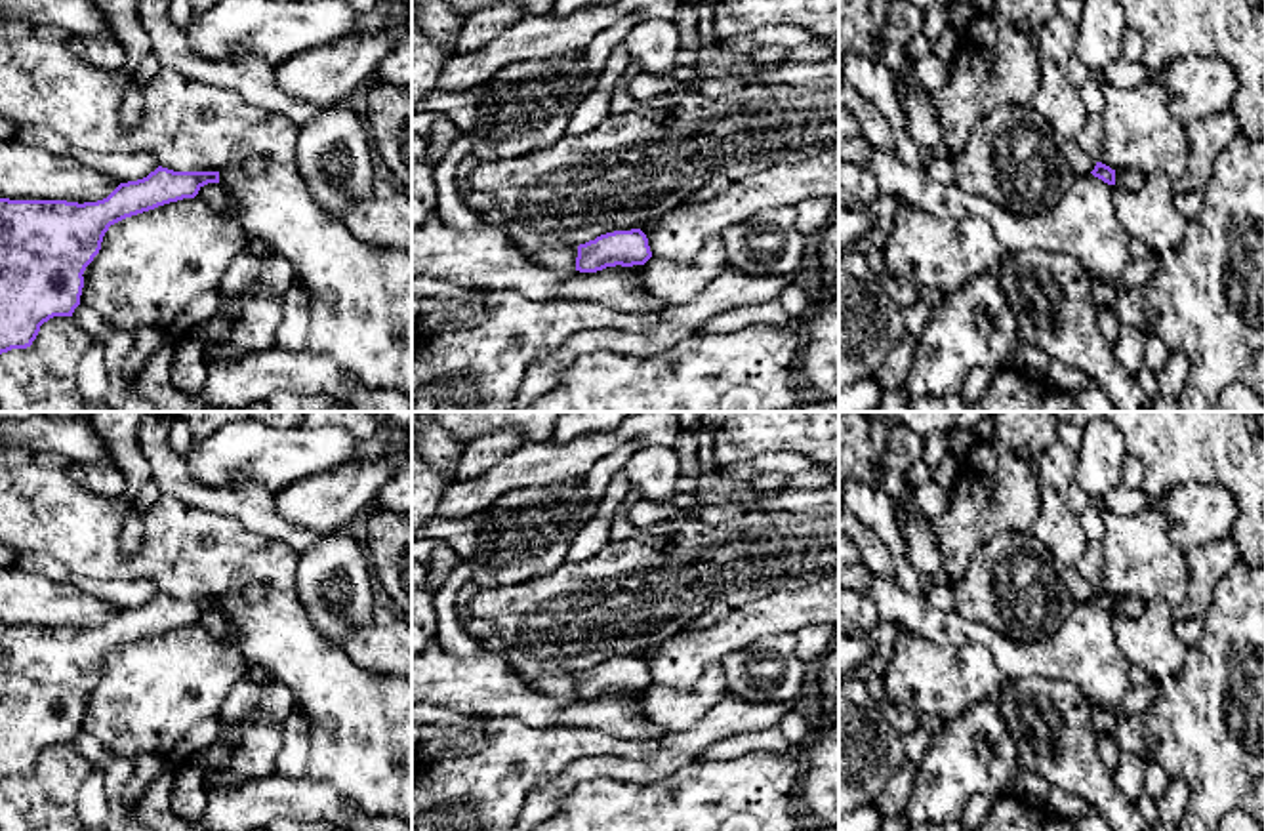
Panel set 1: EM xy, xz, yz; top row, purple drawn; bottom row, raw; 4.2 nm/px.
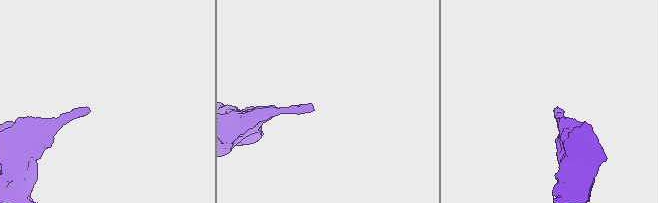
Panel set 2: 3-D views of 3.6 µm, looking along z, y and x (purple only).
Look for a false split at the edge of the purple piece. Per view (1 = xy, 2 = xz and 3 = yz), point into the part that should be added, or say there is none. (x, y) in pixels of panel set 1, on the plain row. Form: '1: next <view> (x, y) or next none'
1: next none
2: next none
3: next none

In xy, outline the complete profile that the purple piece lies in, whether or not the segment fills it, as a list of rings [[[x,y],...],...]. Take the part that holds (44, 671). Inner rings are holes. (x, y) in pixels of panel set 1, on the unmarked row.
[[[158,593],[147,604],[120,610],[97,629],[0,625],[0,781],[27,776],[53,743],[72,743],[80,732],[84,698],[101,677],[111,652],[158,633],[194,625],[219,598],[173,598]]]

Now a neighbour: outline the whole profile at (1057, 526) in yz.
[[[1041,484],[1041,507],[1030,532],[1064,568],[1075,566],[1089,543],[1077,517],[1050,484]]]

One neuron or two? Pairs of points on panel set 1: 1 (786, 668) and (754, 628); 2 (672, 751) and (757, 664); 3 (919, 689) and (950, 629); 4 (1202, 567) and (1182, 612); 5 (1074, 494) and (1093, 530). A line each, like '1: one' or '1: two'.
1: two
2: two
3: two
4: one
5: two

